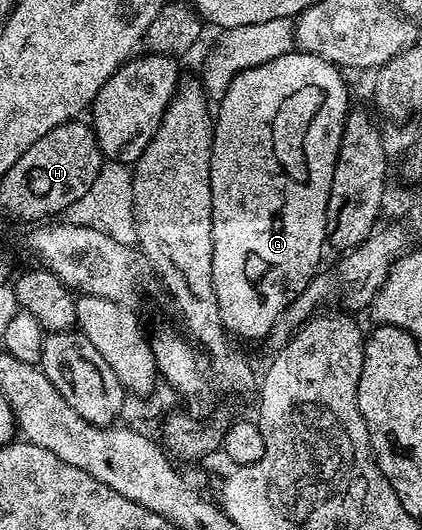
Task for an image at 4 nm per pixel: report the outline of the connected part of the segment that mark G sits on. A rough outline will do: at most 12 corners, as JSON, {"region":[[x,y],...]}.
{"region":[[294,50],[216,105],[211,278],[264,341],[318,275],[342,69]]}

